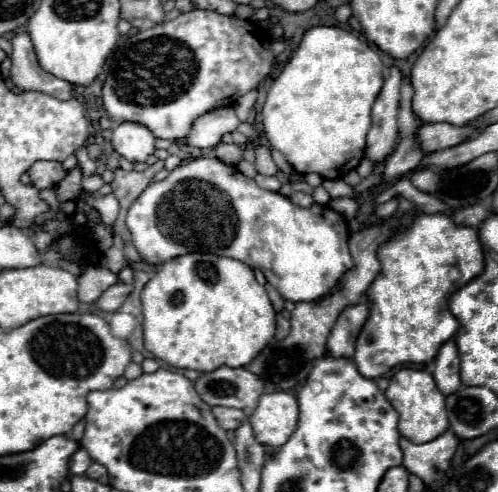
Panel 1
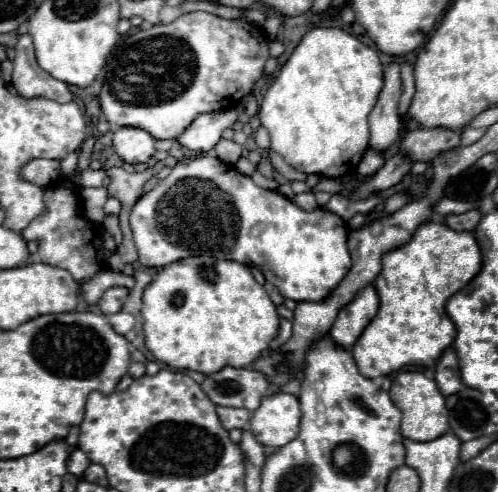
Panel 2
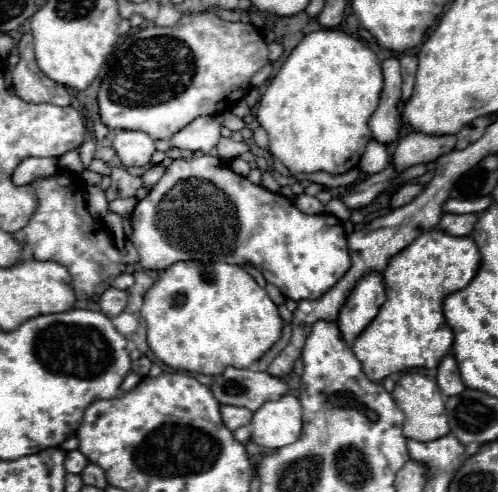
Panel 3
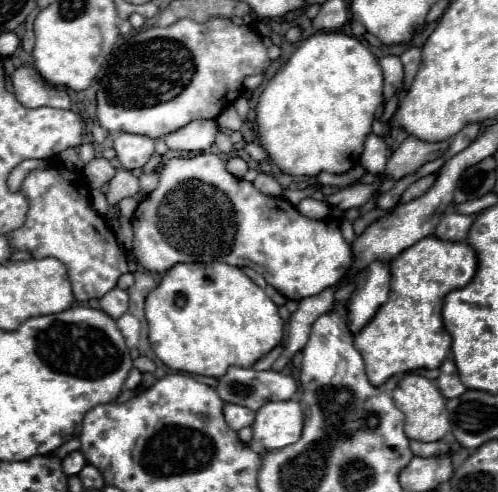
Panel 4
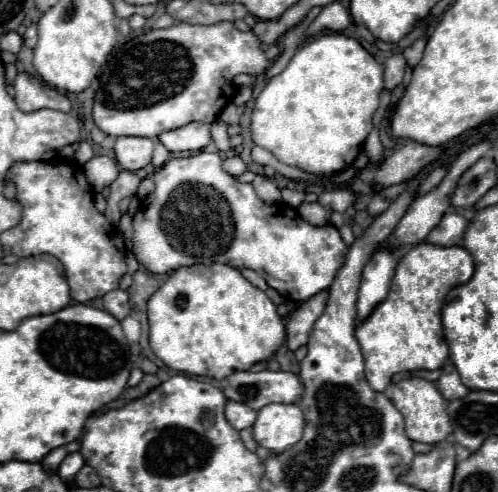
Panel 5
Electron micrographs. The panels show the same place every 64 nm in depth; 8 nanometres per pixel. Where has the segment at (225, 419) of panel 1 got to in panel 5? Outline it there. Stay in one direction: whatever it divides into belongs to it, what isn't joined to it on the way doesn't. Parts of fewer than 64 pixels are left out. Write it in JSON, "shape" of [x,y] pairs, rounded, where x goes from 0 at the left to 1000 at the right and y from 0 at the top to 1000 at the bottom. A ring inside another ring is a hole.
{"shape":[[[462,813],[462,817],[454,817],[454,854],[466,862],[466,870],[490,874],[510,862],[514,837],[506,829],[498,829],[494,821]]]}

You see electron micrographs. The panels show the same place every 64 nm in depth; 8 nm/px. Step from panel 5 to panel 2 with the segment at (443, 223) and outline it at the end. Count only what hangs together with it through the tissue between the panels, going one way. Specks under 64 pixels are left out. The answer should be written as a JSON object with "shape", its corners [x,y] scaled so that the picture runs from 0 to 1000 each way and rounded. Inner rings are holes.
{"shape":[[[940,427],[932,435],[904,435],[892,443],[892,451],[912,463],[912,467],[940,467],[948,472],[956,463],[956,455],[964,451],[968,443],[968,431],[964,427]]]}

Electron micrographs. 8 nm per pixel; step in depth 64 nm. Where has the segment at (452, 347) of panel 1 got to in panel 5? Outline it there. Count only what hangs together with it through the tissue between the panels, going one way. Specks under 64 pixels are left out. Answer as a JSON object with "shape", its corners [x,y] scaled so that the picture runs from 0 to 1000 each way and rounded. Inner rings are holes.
{"shape":[[[896,736],[896,740],[888,744],[888,764],[880,768],[876,785],[880,785],[880,793],[888,797],[888,805],[892,805],[896,813],[916,813],[916,809],[936,805],[936,801],[944,797],[944,793],[924,776],[924,764],[920,764],[912,740],[904,740],[904,736]]]}

